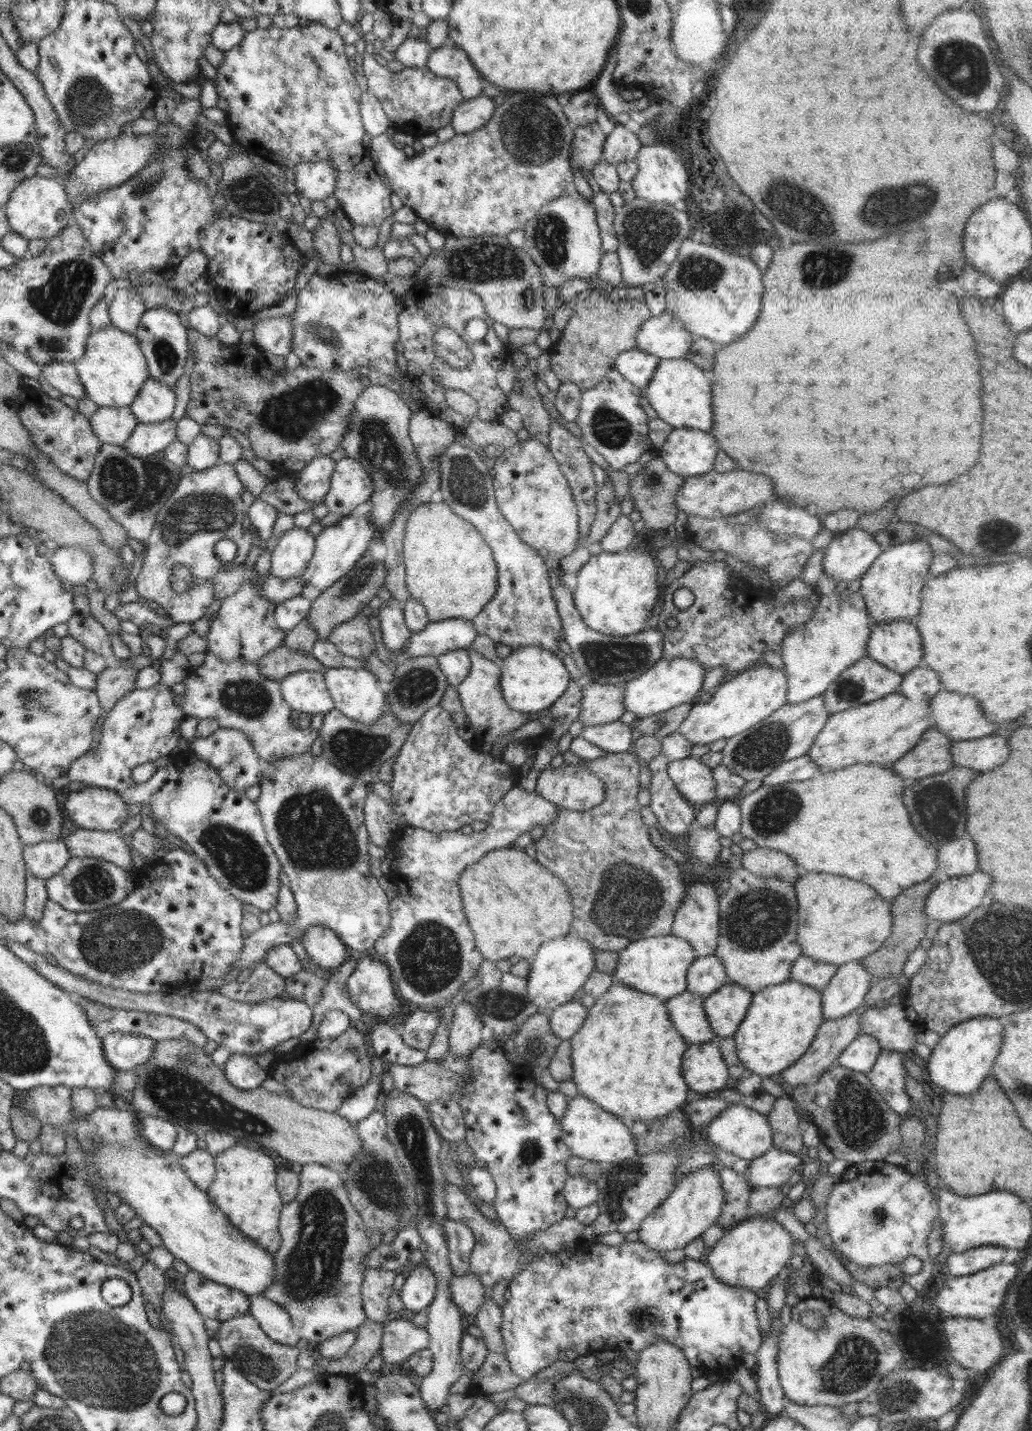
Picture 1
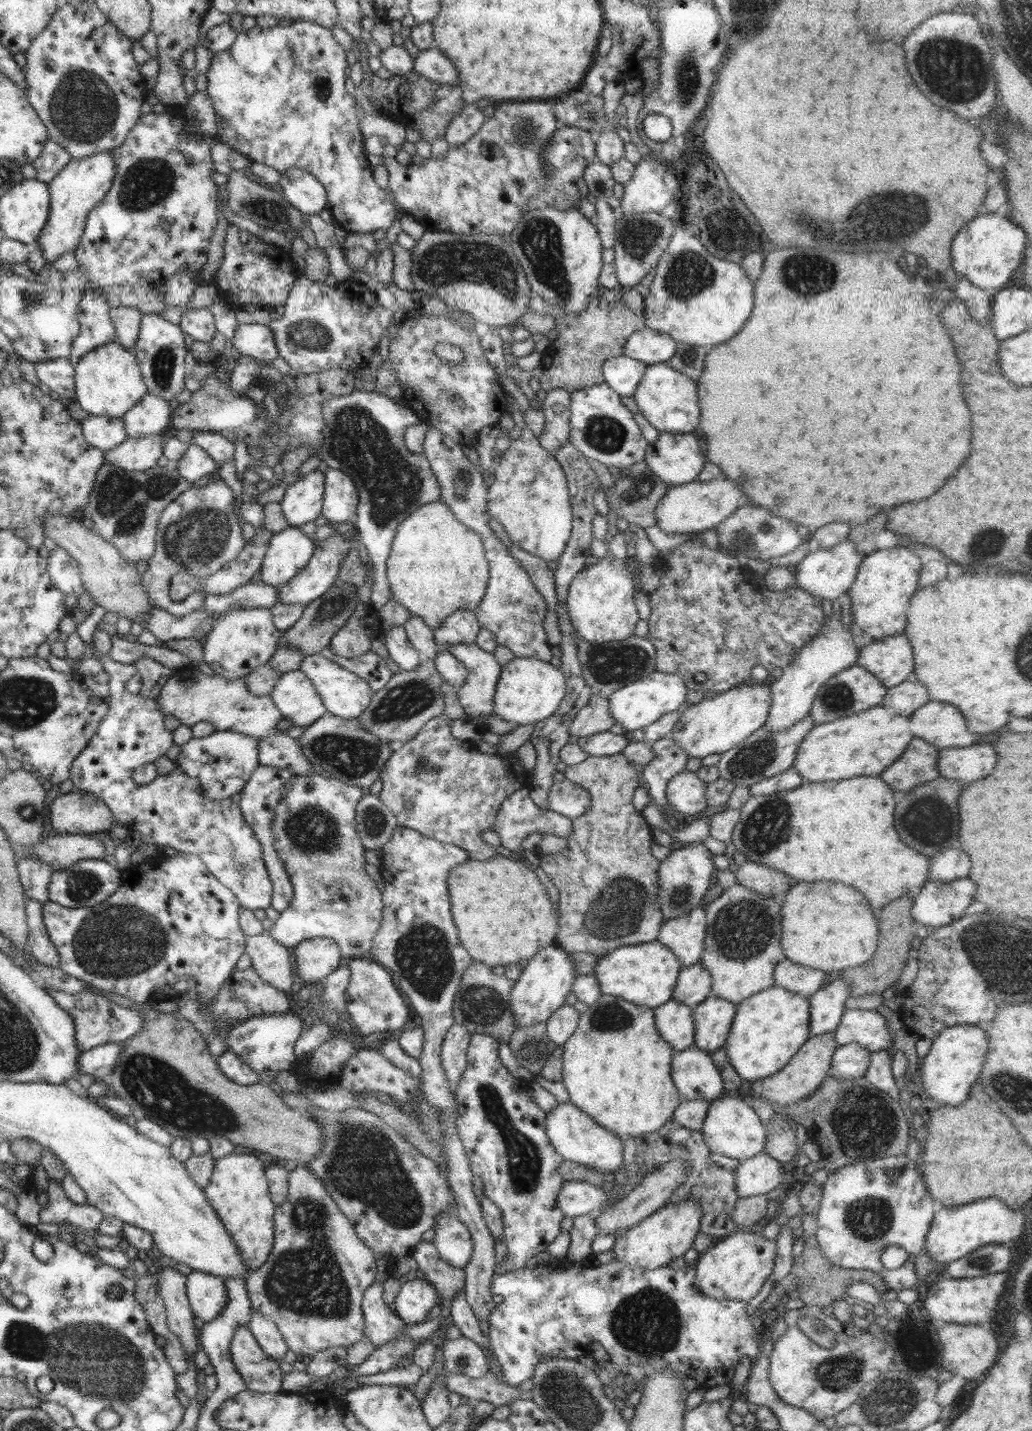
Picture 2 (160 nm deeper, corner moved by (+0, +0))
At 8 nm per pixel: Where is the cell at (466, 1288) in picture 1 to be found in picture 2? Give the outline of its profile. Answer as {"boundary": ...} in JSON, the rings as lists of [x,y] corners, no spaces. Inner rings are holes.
{"boundary":[[[420,1241],[412,1250],[411,1255],[418,1265],[417,1274],[429,1281],[440,1297],[444,1296],[444,1298],[452,1298],[454,1300],[456,1296],[465,1294],[466,1274],[463,1268],[450,1266],[450,1264],[444,1262],[444,1259],[440,1258],[437,1248],[431,1241]]]}

